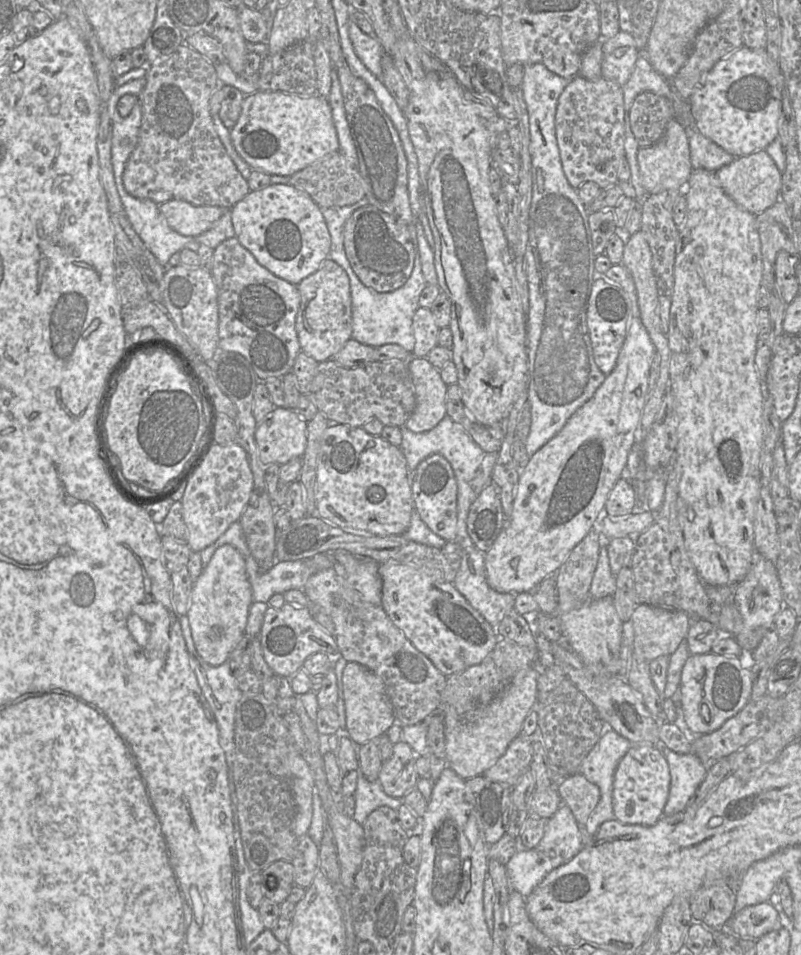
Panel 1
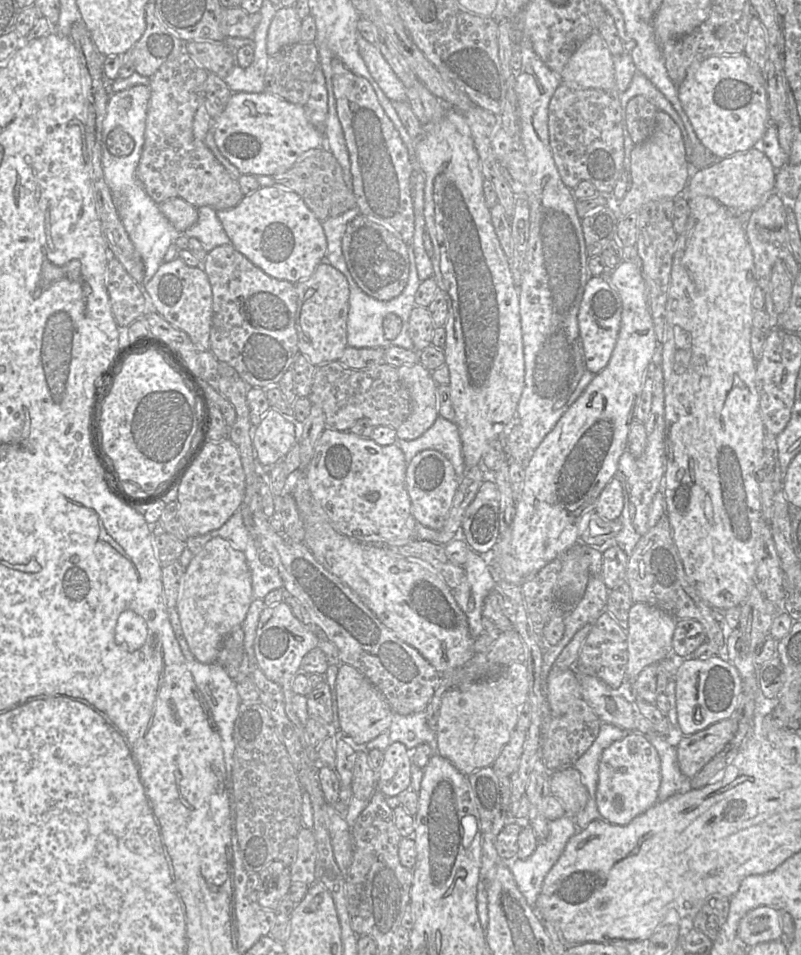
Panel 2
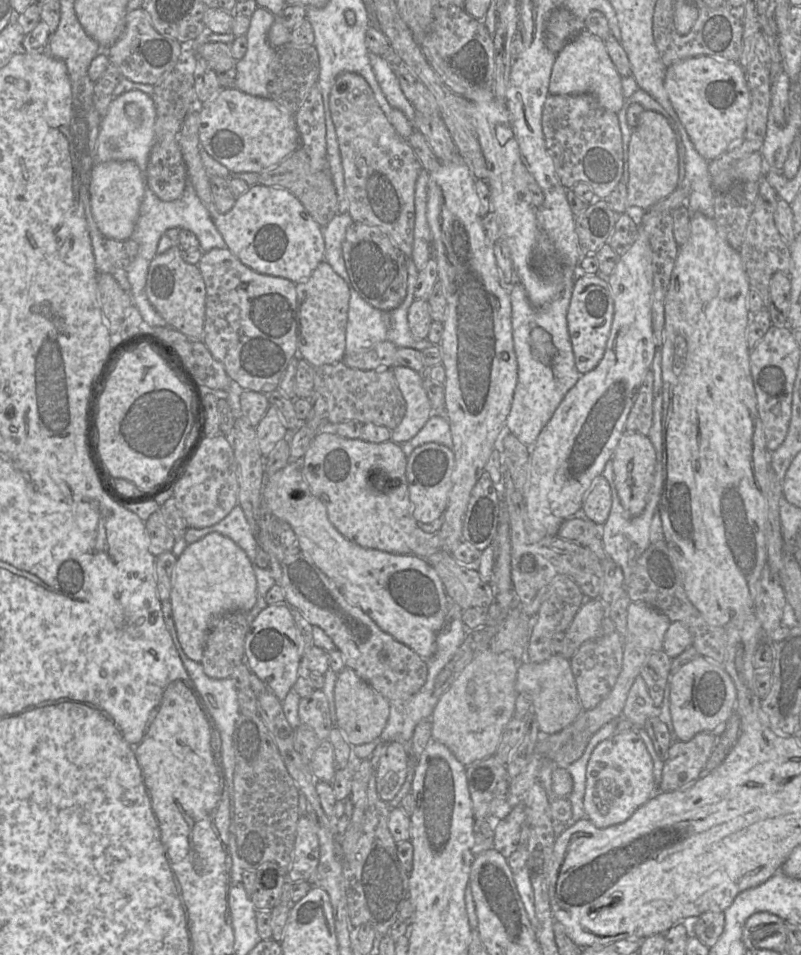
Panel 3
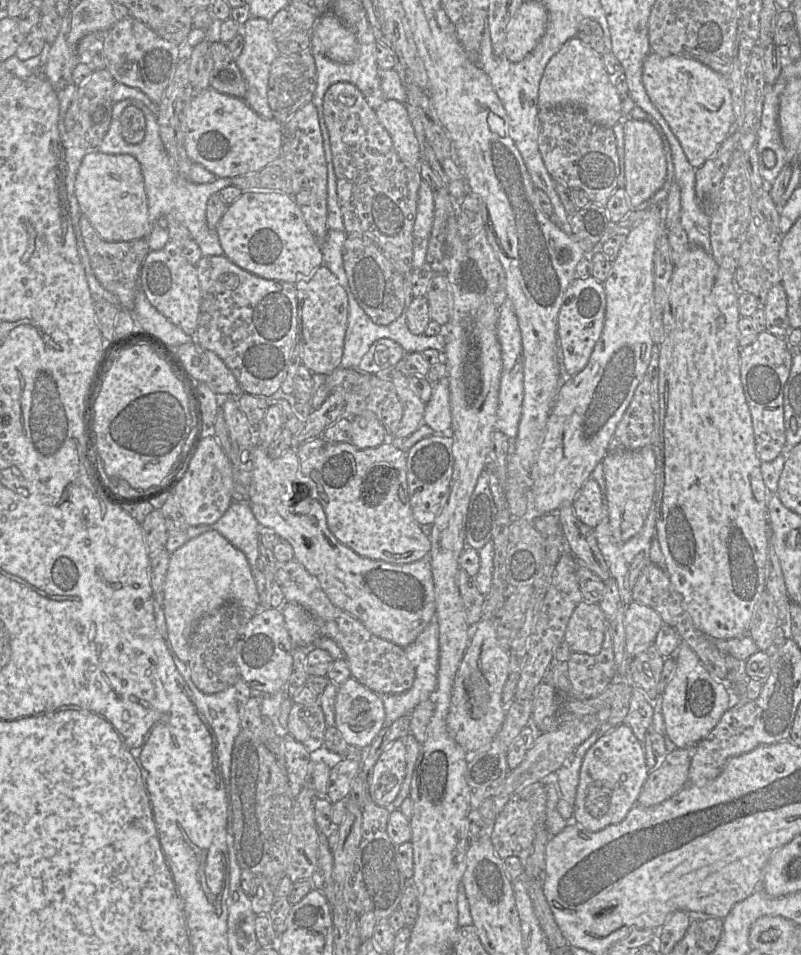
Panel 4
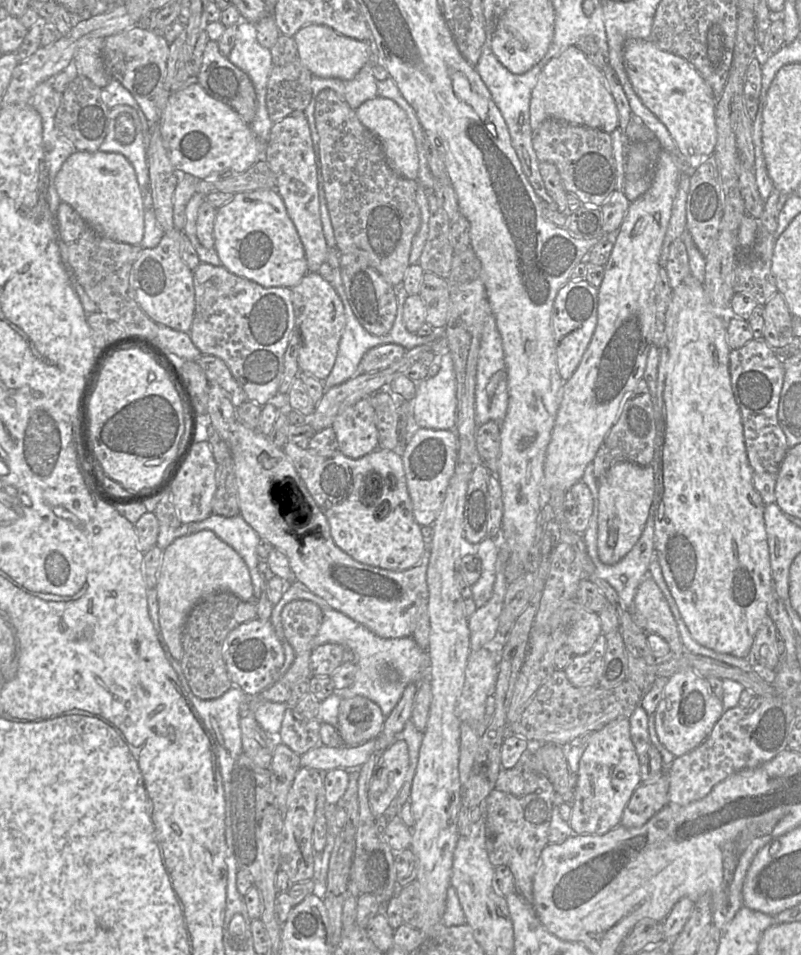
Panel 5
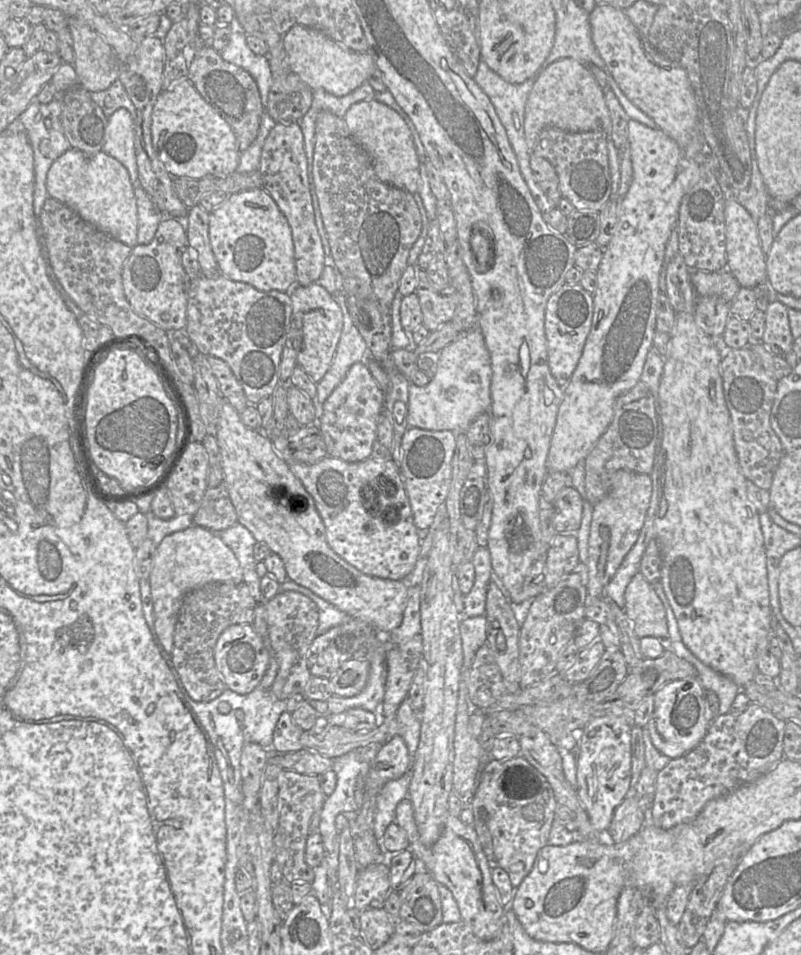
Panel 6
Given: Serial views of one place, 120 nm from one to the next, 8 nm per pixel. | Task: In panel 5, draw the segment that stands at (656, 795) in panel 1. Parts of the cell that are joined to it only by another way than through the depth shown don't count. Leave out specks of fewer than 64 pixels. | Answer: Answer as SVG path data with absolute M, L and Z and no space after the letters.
M629 718L614 720L594 731L584 747L575 775L569 826L578 835L602 835L616 828L640 783L640 761L630 736Z

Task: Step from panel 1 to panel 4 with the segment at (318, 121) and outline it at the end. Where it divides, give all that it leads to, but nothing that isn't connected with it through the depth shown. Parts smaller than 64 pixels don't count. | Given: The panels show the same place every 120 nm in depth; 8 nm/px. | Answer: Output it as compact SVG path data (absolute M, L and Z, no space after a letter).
M212 88L196 92L181 115L183 145L192 162L201 164L217 178L235 178L259 171L281 155L282 125L274 118L258 115L244 99L220 93Z

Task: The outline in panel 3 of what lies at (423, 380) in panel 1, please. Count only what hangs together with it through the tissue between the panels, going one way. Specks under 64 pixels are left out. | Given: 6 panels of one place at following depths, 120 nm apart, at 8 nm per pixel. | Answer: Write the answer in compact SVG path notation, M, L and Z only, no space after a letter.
M394 366L392 370L406 402L406 413L401 423L391 431L391 440L404 444L425 426L433 409L423 387L422 373L402 366Z

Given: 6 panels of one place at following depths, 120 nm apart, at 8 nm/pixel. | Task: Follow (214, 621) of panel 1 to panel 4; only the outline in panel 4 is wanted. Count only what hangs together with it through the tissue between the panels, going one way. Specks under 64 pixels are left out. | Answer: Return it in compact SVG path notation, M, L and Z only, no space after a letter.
M214 530L188 540L171 553L163 599L170 643L180 661L187 665L190 639L201 617L224 604L237 604L252 612L261 609L255 580L245 555Z

